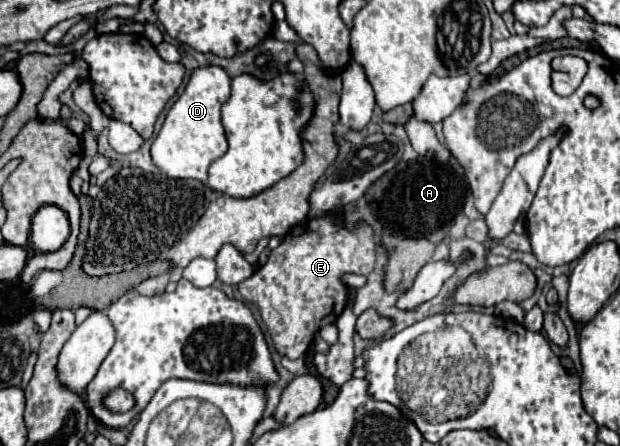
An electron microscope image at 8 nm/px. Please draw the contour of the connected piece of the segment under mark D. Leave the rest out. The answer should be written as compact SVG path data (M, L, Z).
M217 65L197 67L183 95L171 105L159 135L151 145L153 163L171 179L207 179L209 165L227 153L227 137L221 123L221 107L231 97L231 77Z

